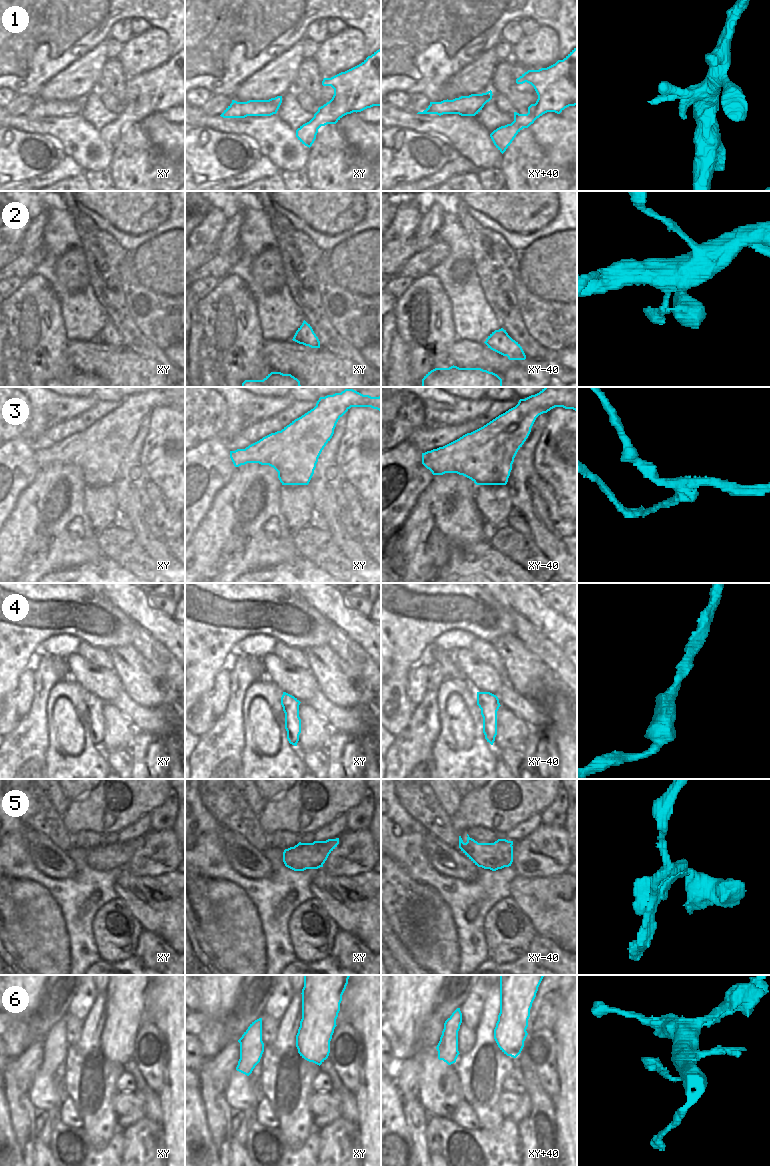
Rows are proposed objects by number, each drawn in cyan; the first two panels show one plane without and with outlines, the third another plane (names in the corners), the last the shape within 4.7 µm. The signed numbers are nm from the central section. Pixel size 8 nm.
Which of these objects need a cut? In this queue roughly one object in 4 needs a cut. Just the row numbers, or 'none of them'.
3, 5

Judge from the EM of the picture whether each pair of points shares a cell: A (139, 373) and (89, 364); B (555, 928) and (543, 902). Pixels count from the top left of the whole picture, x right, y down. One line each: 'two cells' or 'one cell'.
A: one cell
B: one cell

